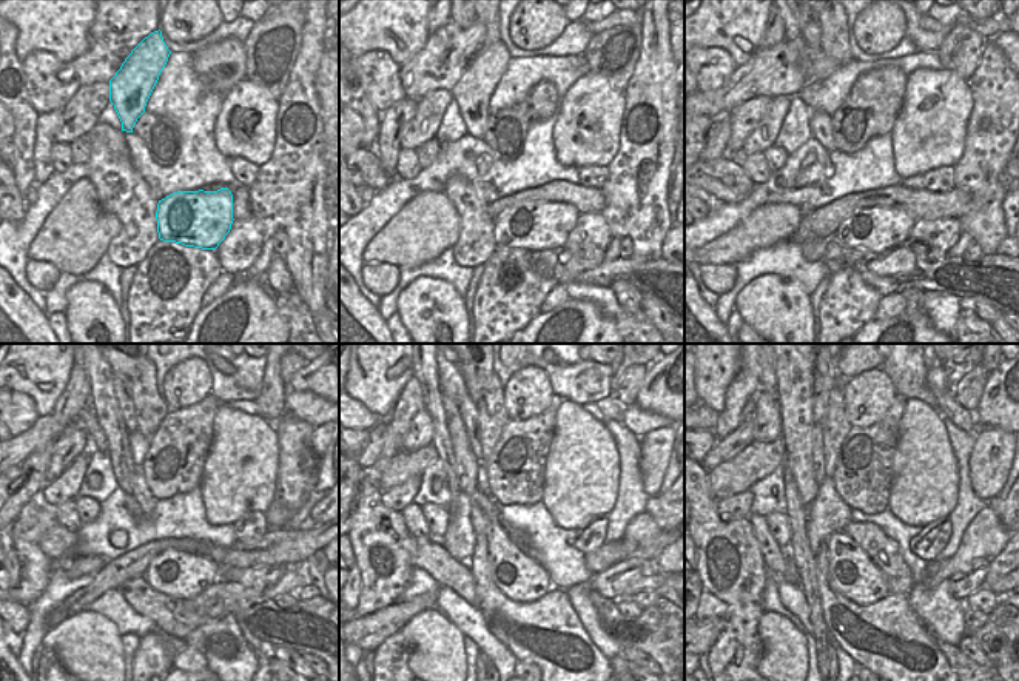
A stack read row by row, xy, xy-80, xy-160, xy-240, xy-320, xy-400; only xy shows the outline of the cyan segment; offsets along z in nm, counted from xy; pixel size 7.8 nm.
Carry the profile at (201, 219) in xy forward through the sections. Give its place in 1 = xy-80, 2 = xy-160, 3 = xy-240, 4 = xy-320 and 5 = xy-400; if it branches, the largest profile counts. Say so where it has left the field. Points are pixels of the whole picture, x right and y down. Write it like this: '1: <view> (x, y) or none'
1: xy-80 (537, 225)
2: xy-160 (877, 228)
3: xy-240 (181, 575)
4: xy-320 (518, 577)
5: xy-400 (854, 575)

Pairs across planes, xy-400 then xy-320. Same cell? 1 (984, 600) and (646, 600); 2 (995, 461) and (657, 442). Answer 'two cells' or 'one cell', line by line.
1: one cell
2: one cell

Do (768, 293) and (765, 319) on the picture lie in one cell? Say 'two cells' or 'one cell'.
one cell

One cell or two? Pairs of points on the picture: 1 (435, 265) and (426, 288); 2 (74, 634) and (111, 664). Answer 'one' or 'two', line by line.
1: two
2: one

